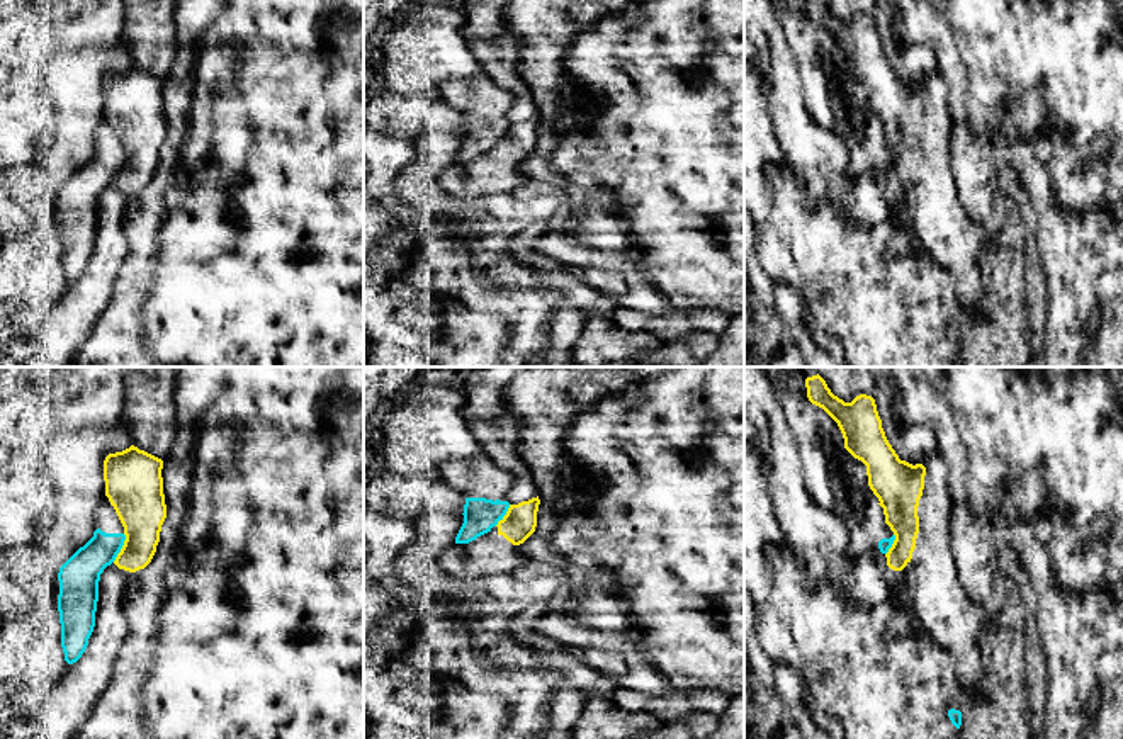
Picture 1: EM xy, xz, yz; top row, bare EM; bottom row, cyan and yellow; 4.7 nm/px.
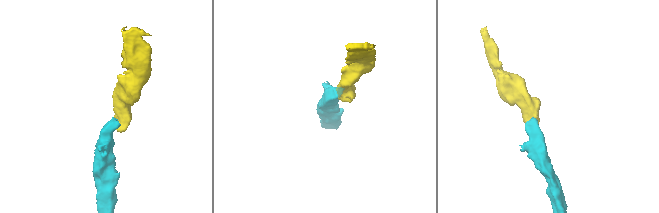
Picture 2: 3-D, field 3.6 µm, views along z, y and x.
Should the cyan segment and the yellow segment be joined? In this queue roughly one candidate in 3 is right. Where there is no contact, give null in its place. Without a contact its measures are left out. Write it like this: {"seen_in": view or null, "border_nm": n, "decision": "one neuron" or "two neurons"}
{"seen_in": "xy", "border_nm": 150, "decision": "two neurons"}

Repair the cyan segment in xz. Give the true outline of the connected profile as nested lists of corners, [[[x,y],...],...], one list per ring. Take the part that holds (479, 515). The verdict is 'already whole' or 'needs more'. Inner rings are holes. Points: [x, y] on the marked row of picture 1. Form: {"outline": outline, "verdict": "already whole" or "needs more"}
{"outline": [[[484,452],[467,459],[442,462],[440,479],[466,496],[464,523],[455,537],[455,544],[469,544],[491,532],[510,508],[506,496],[513,477]]], "verdict": "needs more"}

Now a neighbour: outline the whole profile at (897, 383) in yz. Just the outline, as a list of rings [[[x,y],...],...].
[[[868,367],[875,387],[889,398],[889,408],[899,428],[904,426],[902,416],[907,416],[907,426],[924,425],[933,428],[933,409],[936,394],[917,394],[916,379],[909,367]]]

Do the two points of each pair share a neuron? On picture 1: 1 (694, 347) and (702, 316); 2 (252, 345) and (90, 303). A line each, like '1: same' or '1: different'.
1: different
2: different

